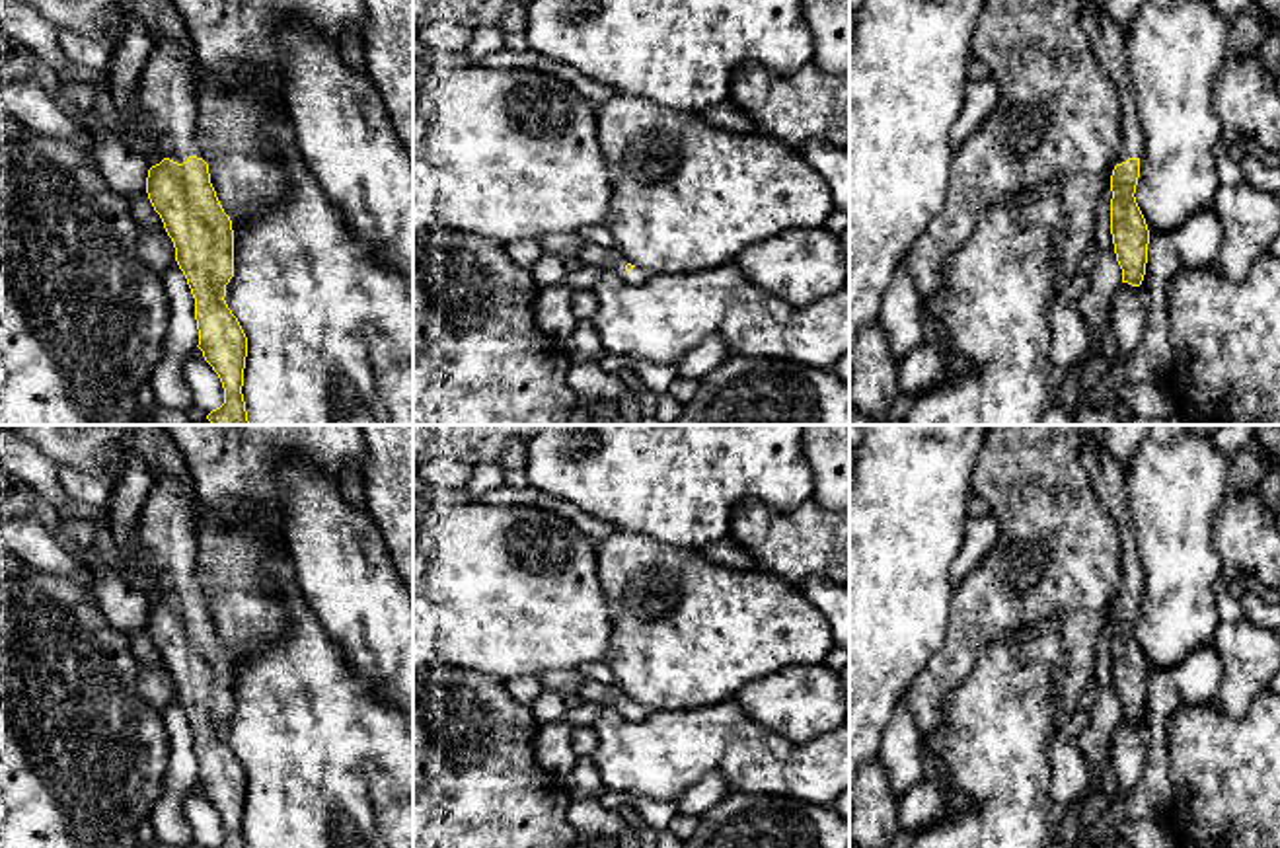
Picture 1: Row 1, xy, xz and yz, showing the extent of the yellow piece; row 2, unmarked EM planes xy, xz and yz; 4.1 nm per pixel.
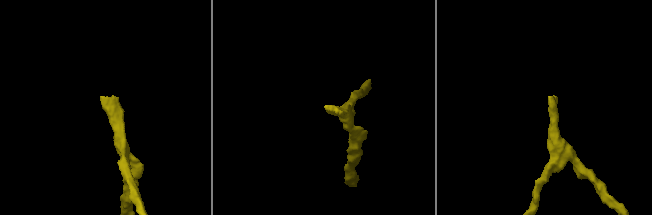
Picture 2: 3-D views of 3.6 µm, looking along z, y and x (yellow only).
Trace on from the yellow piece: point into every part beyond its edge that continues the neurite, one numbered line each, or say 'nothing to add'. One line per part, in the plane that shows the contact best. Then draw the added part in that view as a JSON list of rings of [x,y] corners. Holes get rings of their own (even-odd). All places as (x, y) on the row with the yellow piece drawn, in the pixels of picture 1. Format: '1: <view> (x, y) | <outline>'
1: xy (166, 100) | [[[164,39],[148,57],[136,90],[140,117],[154,131],[156,154],[177,164],[203,158],[197,142],[197,99],[191,58]]]

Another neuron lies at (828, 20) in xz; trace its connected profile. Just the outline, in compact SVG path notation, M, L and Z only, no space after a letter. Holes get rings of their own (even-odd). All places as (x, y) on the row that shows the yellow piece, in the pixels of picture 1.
M803 0L812 31L812 64L824 72L849 72L849 0Z

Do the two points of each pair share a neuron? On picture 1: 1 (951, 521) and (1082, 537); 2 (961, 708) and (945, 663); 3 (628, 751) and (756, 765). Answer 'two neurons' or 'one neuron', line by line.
1: two neurons
2: two neurons
3: two neurons

